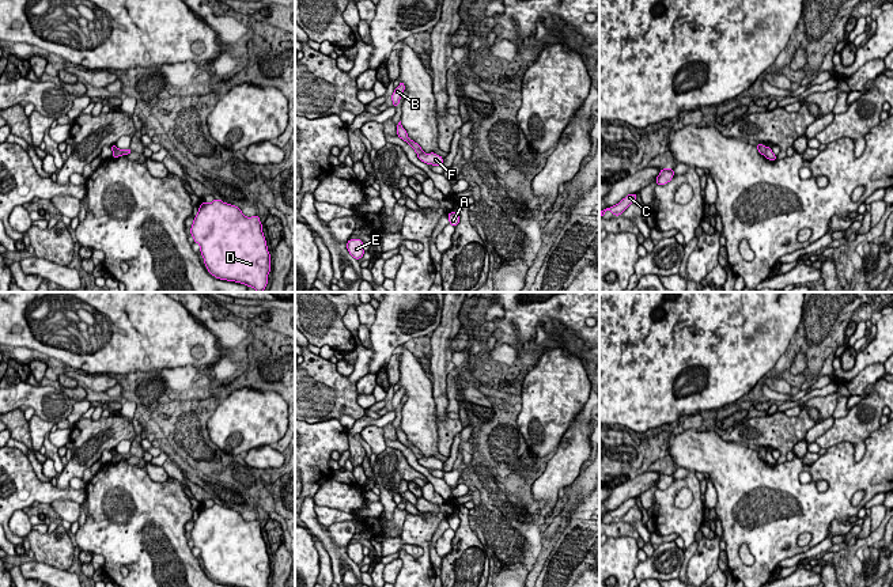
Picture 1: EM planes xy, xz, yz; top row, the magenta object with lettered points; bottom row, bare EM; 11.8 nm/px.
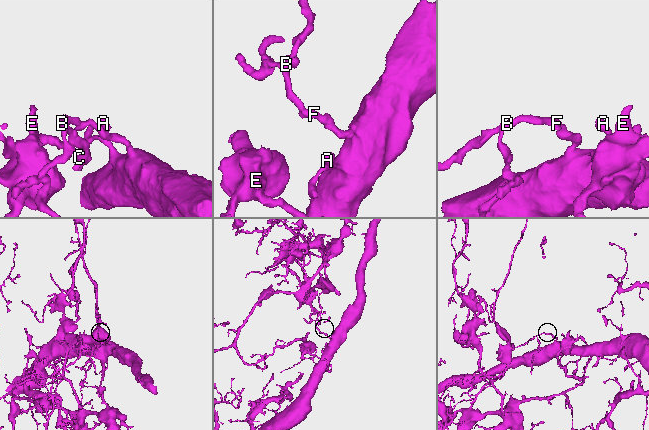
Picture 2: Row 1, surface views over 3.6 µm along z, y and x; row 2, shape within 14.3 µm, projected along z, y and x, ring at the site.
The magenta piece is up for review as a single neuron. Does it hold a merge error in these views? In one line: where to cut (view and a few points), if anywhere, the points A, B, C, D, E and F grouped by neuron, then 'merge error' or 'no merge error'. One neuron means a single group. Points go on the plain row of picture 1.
cut xz (423, 457), (417, 459); groups A D F / B C E; merge error

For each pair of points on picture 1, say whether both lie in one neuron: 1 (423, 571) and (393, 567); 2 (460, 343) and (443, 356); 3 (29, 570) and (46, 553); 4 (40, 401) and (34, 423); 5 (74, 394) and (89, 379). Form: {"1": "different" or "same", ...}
{"1": "different", "2": "different", "3": "different", "4": "different", "5": "different"}

